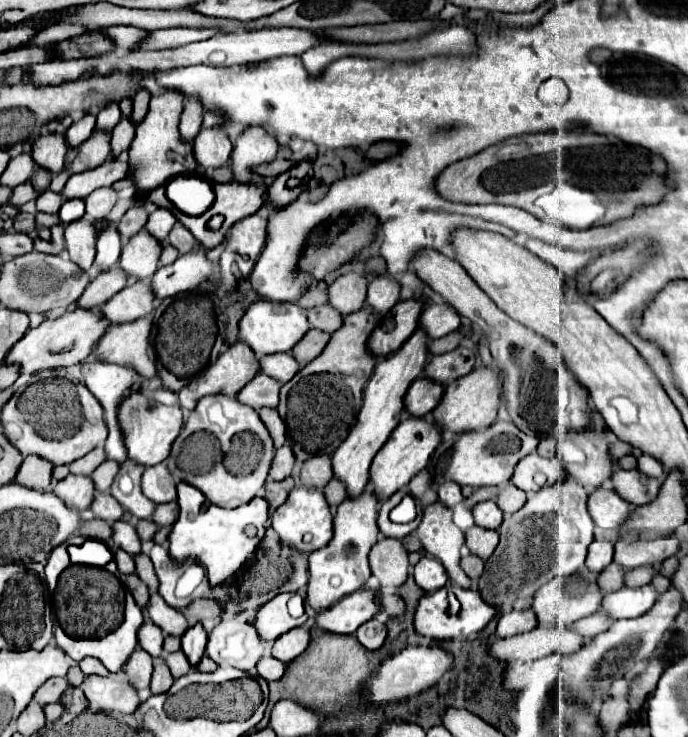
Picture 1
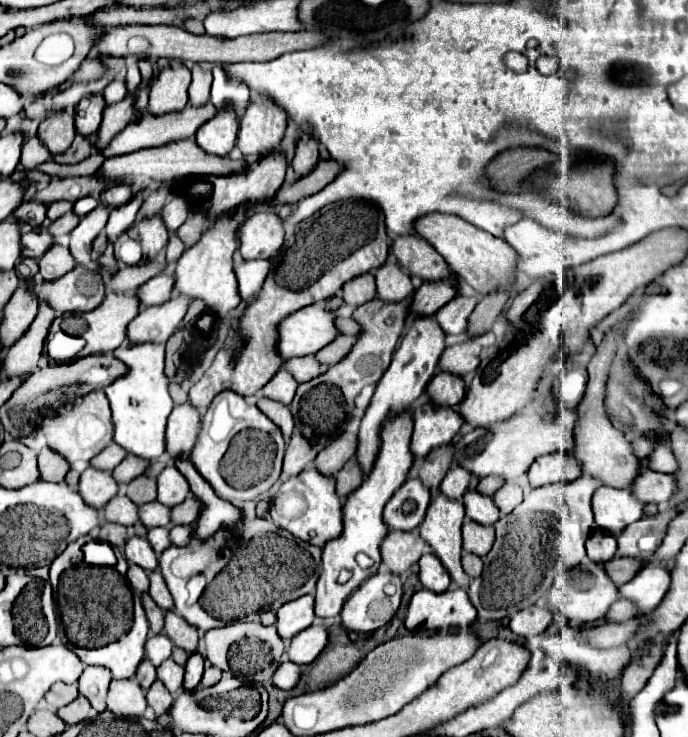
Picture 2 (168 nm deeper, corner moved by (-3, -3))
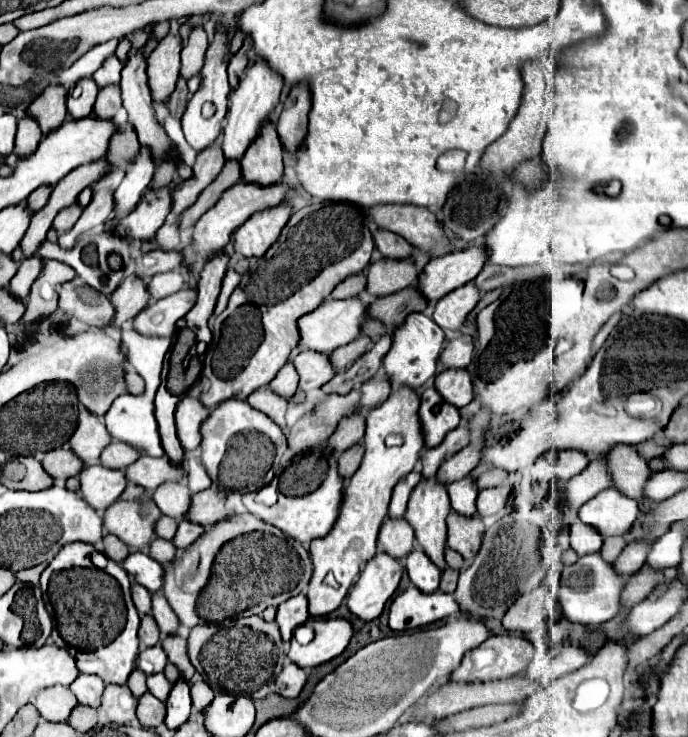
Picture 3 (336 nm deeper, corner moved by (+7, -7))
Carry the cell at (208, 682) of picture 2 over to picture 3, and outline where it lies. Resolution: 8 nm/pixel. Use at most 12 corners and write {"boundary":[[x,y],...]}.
{"boundary":[[194,681],[192,705],[202,711],[214,699],[206,681]]}

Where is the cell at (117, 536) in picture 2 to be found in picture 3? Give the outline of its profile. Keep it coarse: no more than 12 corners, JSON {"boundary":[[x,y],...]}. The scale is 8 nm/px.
{"boundary":[[104,535],[104,555],[122,563],[130,553],[128,545],[120,539]]}

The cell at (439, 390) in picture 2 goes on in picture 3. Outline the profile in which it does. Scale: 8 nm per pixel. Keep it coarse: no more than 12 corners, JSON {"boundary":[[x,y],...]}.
{"boundary":[[464,369],[436,375],[436,391],[454,407],[472,401]]}

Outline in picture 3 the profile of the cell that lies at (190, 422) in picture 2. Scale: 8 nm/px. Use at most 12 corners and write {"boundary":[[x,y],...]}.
{"boundary":[[192,397],[176,407],[176,433],[186,451],[200,445],[208,409]]}

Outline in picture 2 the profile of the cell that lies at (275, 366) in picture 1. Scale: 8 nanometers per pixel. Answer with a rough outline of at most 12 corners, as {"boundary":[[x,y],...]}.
{"boundary":[[314,355],[292,357],[288,371],[298,383],[310,381],[322,373]]}

